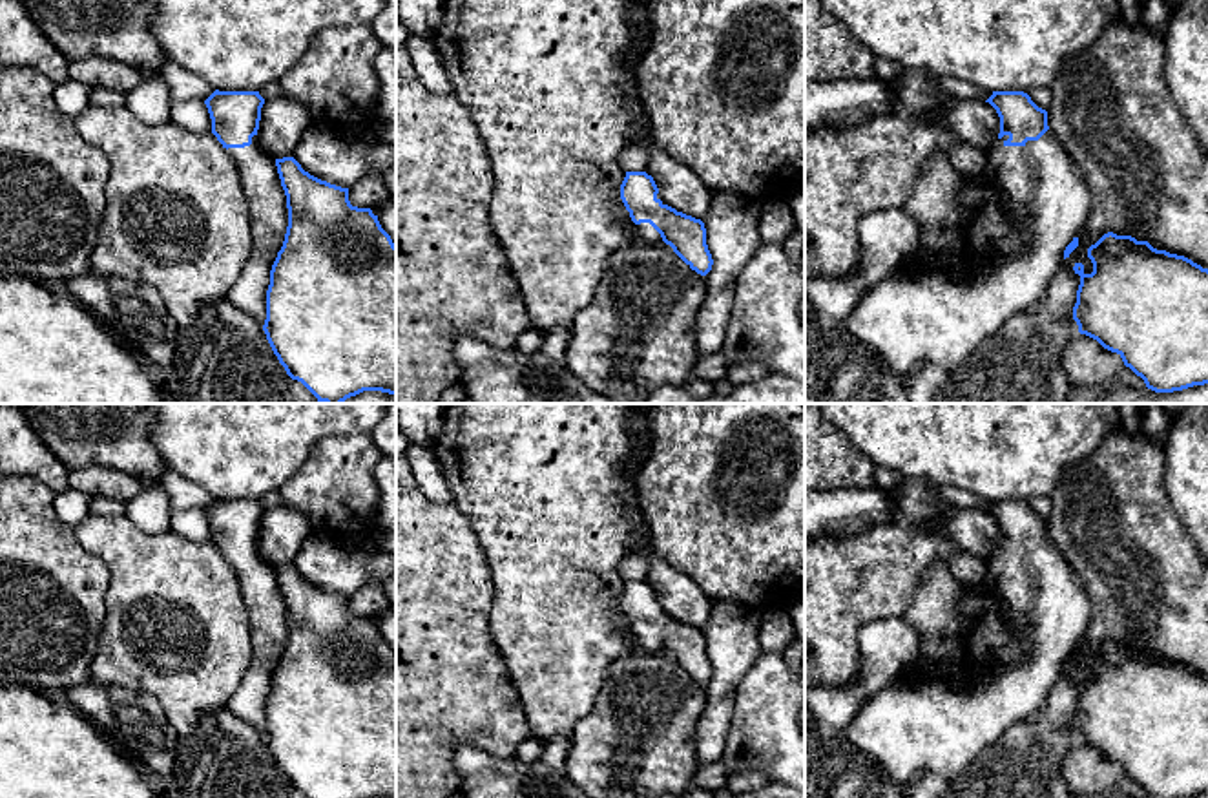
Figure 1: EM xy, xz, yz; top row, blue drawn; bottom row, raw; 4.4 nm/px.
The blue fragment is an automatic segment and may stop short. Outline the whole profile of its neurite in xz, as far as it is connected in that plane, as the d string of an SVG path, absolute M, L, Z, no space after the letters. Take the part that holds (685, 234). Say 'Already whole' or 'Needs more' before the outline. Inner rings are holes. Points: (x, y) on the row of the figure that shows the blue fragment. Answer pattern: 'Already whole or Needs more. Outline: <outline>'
Needs more. Outline: M626 172L620 199L637 225L640 243L666 243L697 274L706 276L712 270L704 223L668 206L651 175Z

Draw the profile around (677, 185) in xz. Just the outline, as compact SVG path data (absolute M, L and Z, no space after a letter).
M648 128L637 135L635 144L650 150L646 173L653 177L662 201L695 219L704 219L712 205L712 190L690 170L666 152L662 152Z

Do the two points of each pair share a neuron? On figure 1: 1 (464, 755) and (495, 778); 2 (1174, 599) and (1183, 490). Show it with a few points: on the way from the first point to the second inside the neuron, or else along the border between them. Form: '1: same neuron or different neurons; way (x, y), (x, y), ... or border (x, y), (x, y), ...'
1: same neuron; way (471, 762), (488, 778)
2: different neurons; border (1163, 481), (1166, 499), (1188, 534)

